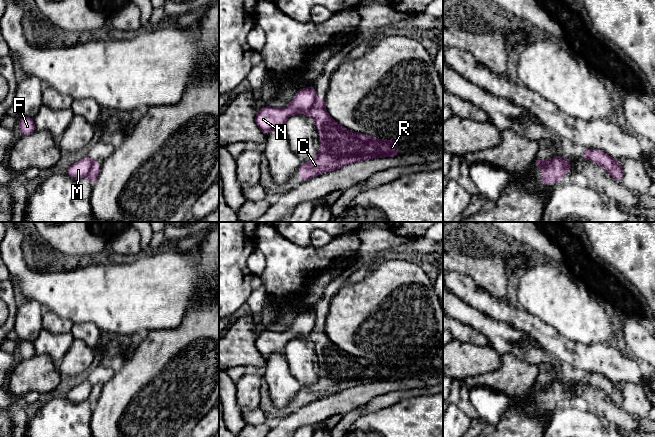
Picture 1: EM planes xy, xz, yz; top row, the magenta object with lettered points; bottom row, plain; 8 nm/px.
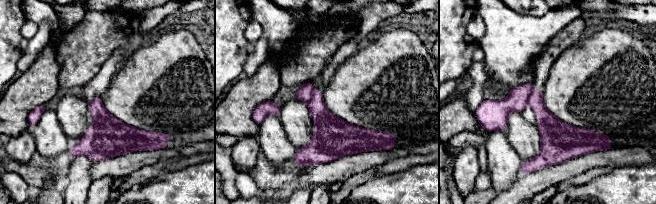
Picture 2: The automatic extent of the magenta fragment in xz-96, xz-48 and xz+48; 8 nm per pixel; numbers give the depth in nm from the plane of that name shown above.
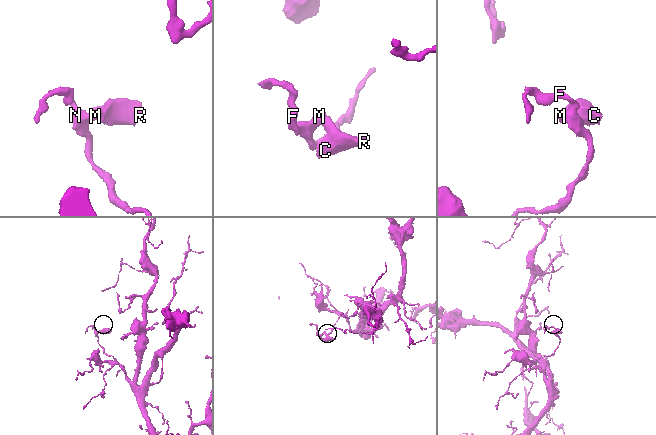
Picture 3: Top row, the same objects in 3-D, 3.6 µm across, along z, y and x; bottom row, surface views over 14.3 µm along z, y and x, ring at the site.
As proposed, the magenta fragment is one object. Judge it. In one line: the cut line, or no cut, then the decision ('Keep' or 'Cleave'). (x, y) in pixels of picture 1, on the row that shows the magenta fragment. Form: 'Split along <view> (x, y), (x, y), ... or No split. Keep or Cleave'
Split along xz (315, 97), (315, 101), (307, 113). Cleave

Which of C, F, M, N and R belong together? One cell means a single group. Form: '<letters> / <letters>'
C R / F M N

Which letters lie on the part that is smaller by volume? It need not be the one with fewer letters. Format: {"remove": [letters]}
{"remove": ["C", "R"]}

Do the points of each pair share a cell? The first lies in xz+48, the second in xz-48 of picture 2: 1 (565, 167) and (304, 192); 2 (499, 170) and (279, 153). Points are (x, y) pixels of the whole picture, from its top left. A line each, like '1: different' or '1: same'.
1: different
2: same

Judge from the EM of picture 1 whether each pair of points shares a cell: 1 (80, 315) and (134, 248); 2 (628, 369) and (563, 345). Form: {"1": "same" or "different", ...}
{"1": "different", "2": "same"}

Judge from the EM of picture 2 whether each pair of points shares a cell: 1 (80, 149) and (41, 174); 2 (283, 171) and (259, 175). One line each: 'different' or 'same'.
1: same
2: same

